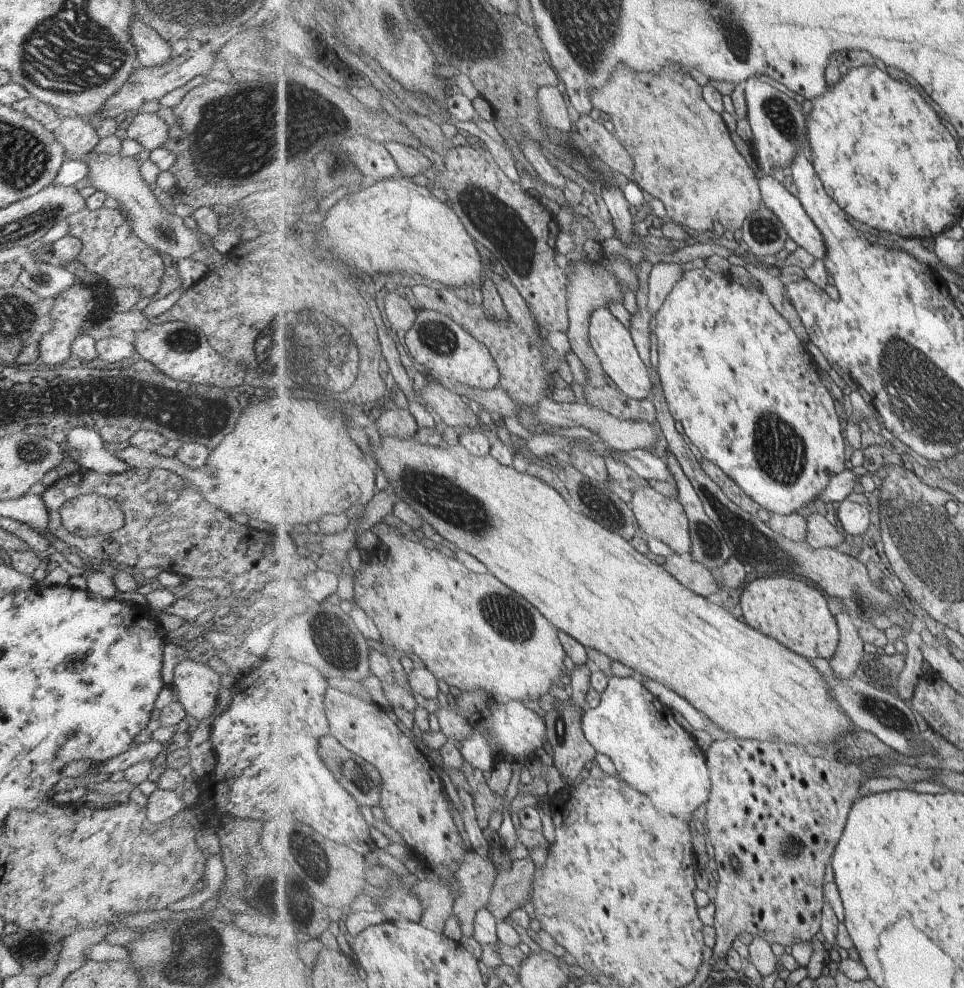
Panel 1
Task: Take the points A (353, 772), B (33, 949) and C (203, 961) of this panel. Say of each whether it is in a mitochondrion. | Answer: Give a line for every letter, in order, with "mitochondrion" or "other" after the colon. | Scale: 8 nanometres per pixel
A: mitochondrion
B: mitochondrion
C: mitochondrion

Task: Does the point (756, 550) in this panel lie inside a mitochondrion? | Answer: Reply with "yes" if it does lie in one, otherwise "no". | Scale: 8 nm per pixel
yes

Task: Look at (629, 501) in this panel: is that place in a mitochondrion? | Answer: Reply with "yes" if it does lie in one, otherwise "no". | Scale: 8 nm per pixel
no

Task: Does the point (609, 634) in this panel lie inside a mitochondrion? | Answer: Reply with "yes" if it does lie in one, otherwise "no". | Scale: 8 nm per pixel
no

